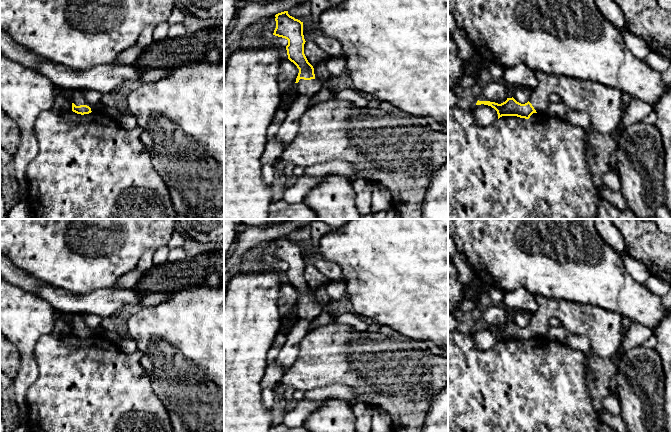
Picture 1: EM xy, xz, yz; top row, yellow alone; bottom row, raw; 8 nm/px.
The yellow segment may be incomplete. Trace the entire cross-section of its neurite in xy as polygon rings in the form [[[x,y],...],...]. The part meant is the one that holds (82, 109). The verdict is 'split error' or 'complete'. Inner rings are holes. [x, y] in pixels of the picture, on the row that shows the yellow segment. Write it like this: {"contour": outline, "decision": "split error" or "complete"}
{"contour": [[[59,90],[59,91],[67,92],[70,95],[73,112],[84,115],[89,114],[92,111],[96,110],[95,105],[91,105],[86,101],[83,95],[83,91],[81,90],[73,90],[73,91]]], "decision": "split error"}

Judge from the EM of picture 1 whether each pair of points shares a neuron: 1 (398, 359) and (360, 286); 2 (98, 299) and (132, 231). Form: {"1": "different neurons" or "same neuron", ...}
{"1": "different neurons", "2": "different neurons"}

